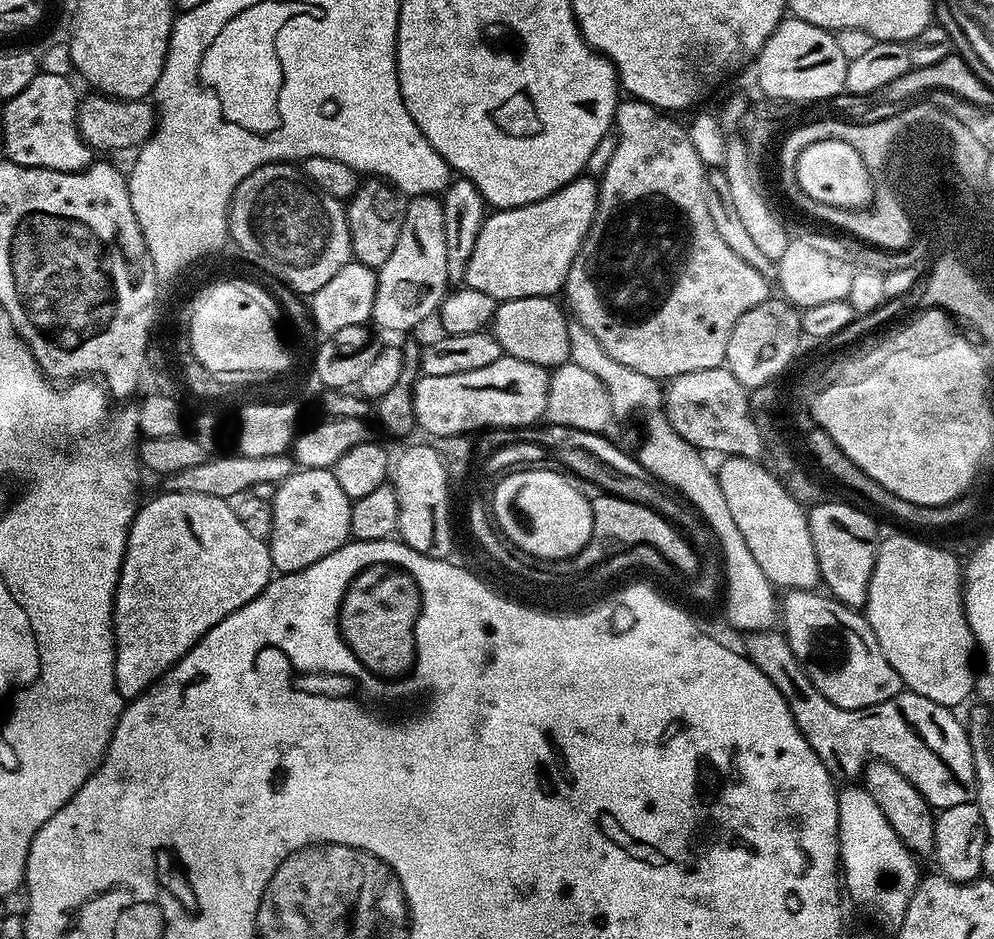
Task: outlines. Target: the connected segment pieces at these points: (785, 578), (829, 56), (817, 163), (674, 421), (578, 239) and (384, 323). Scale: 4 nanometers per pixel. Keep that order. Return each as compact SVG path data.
M771 471L768 472L762 473L760 480L754 481L749 488L725 487L726 502L732 504L734 522L738 522L738 530L742 530L746 542L752 548L758 566L762 566L762 570L768 575L768 581L772 585L780 590L815 589L821 583L821 578L818 570L818 558L814 554L814 542L810 538L810 526L805 505L792 498L782 487L781 481Z
M785 18L766 38L762 50L754 57L756 84L770 100L828 100L844 92L848 60L842 58L835 35L829 29L819 28L810 22Z
M840 140L816 141L802 150L796 162L798 188L812 200L847 210L860 210L871 205L873 177L864 165L858 151Z
M726 366L688 371L671 377L662 390L662 411L675 432L687 444L703 452L718 452L740 458L756 458L765 451L764 442L750 409L749 391Z
M581 174L575 180L571 180L566 186L562 186L554 194L542 198L538 202L530 202L521 208L502 208L485 215L482 230L478 230L478 242L474 242L474 254L470 254L470 262L464 271L463 283L474 290L482 290L482 294L490 294L496 301L517 300L518 298L534 298L535 296L555 297L556 291L563 289L568 282L570 266L574 262L576 255L580 253L580 248L584 245L584 239L588 236L588 231L592 229L592 223L596 217L596 207L600 197L600 186L595 179L591 180L588 174Z
M413 196L402 208L398 242L394 242L390 258L382 262L376 273L371 323L381 333L408 332L418 327L431 312L433 315L439 309L449 288L446 218L440 200L436 196Z

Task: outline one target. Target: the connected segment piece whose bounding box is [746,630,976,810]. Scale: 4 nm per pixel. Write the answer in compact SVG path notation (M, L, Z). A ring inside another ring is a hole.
M783 631L747 633L748 661L782 694L798 730L810 742L814 754L836 782L852 782L863 773L870 758L894 766L924 796L929 808L971 804L976 799L974 754L968 741L970 732L951 708L944 708L922 694L902 690L878 706L843 708L816 689L802 670L794 650L790 650Z

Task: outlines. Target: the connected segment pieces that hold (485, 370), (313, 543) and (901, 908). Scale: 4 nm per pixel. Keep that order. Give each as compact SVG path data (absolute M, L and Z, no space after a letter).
M502 354L498 362L490 362L490 366L482 366L482 370L466 370L466 374L421 375L412 387L417 425L421 429L425 428L432 438L472 434L477 430L526 428L535 425L546 410L549 375L549 369L534 362L522 362L522 358L514 358L507 354Z
M300 468L292 472L290 478L276 485L270 508L272 533L266 536L266 543L272 567L277 573L301 572L306 566L349 543L352 501L346 490L338 486L338 478L331 468Z
M844 786L838 792L838 838L840 839L840 867L842 884L860 904L877 908L892 922L904 917L906 906L920 881L922 869L916 865L917 857L894 834L894 826L886 822L878 802L870 798L863 786Z

